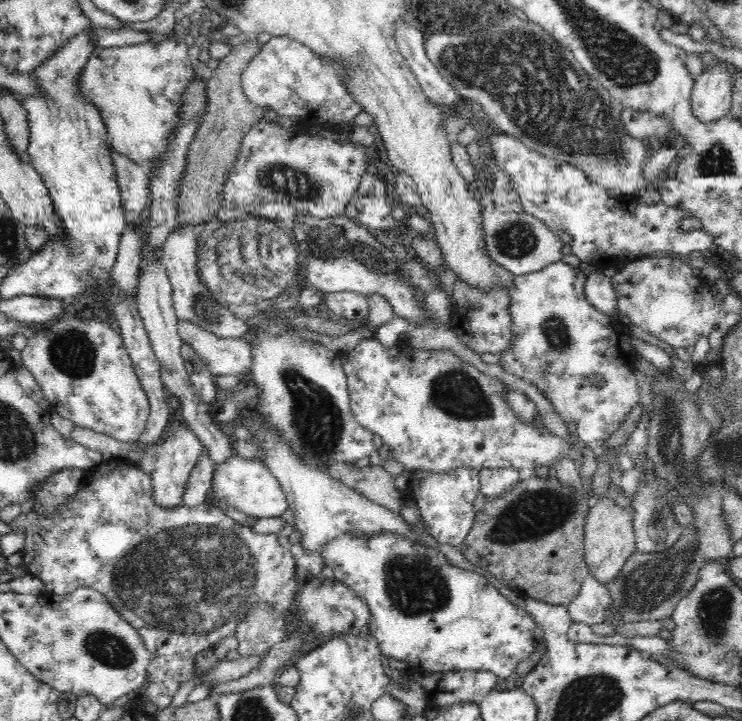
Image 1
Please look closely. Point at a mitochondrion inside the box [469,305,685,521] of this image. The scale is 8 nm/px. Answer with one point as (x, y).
(555, 331)

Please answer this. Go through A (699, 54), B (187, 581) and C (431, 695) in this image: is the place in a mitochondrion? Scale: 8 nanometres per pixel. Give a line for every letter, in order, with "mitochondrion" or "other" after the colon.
A: other
B: mitochondrion
C: other

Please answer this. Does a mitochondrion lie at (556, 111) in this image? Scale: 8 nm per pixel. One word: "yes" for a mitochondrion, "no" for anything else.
yes

